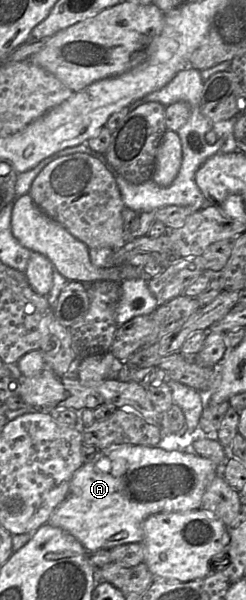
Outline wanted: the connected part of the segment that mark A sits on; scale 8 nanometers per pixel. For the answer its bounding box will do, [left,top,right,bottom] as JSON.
[47,446,219,552]

